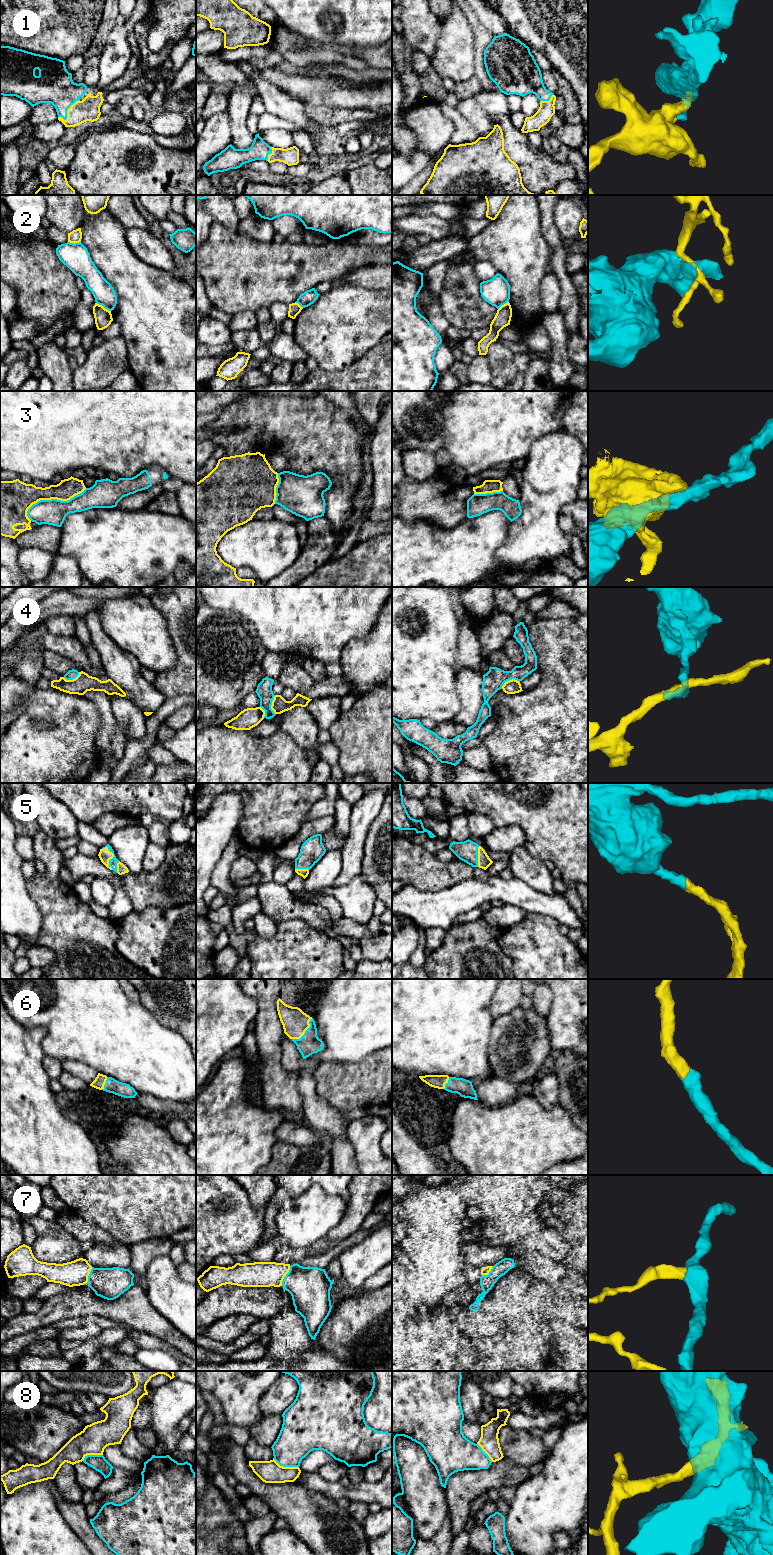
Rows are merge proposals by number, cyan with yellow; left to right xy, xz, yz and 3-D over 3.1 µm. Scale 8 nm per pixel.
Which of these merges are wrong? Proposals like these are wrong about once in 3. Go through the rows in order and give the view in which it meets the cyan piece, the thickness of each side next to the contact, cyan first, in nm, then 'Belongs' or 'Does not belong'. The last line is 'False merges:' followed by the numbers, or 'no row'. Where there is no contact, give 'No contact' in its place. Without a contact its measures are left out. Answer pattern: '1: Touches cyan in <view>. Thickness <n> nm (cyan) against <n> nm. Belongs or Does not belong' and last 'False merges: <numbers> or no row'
1: Touches cyan in xy. Thickness 300 nm (cyan) against 180 nm. Belongs
2: Touches cyan in xy. Thickness 170 nm (cyan) against 140 nm. Does not belong
3: Touches cyan in xy. Thickness 200 nm (cyan) against 200 nm. Does not belong
4: Touches cyan in yz. Thickness 170 nm (cyan) against 120 nm. Does not belong
5: Touches cyan in xy. Thickness 70 nm (cyan) against 100 nm. Belongs
6: Touches cyan in xz. Thickness 170 nm (cyan) against 220 nm. Belongs
7: Touches cyan in xz. Thickness 320 nm (cyan) against 200 nm. Belongs
8: Touches cyan in xz. Thickness 300 nm (cyan) against 180 nm. Does not belong
False merges: 2, 3, 4, 8

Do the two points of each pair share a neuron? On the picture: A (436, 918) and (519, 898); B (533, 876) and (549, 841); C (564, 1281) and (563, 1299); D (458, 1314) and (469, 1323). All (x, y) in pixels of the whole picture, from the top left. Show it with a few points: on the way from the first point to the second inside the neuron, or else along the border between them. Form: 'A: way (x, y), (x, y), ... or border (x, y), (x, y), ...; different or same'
A: way (457, 899), (474, 892), (498, 892); same
B: border (524, 845), (535, 858), (542, 862); different
C: border (552, 1289), (565, 1288), (577, 1297); different
D: way (461, 1317), (466, 1322); same

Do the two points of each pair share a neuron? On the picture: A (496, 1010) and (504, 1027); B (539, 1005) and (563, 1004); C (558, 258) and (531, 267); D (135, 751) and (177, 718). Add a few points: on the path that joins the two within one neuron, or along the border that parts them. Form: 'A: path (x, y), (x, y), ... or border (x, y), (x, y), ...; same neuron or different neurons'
A: border (518, 1005), (511, 1011), (494, 1019); different neurons
B: border (551, 989), (552, 1004), (546, 1016); different neurons
C: border (544, 238), (550, 250), (549, 263); different neurons
D: border (181, 707), (176, 709), (162, 722); different neurons

